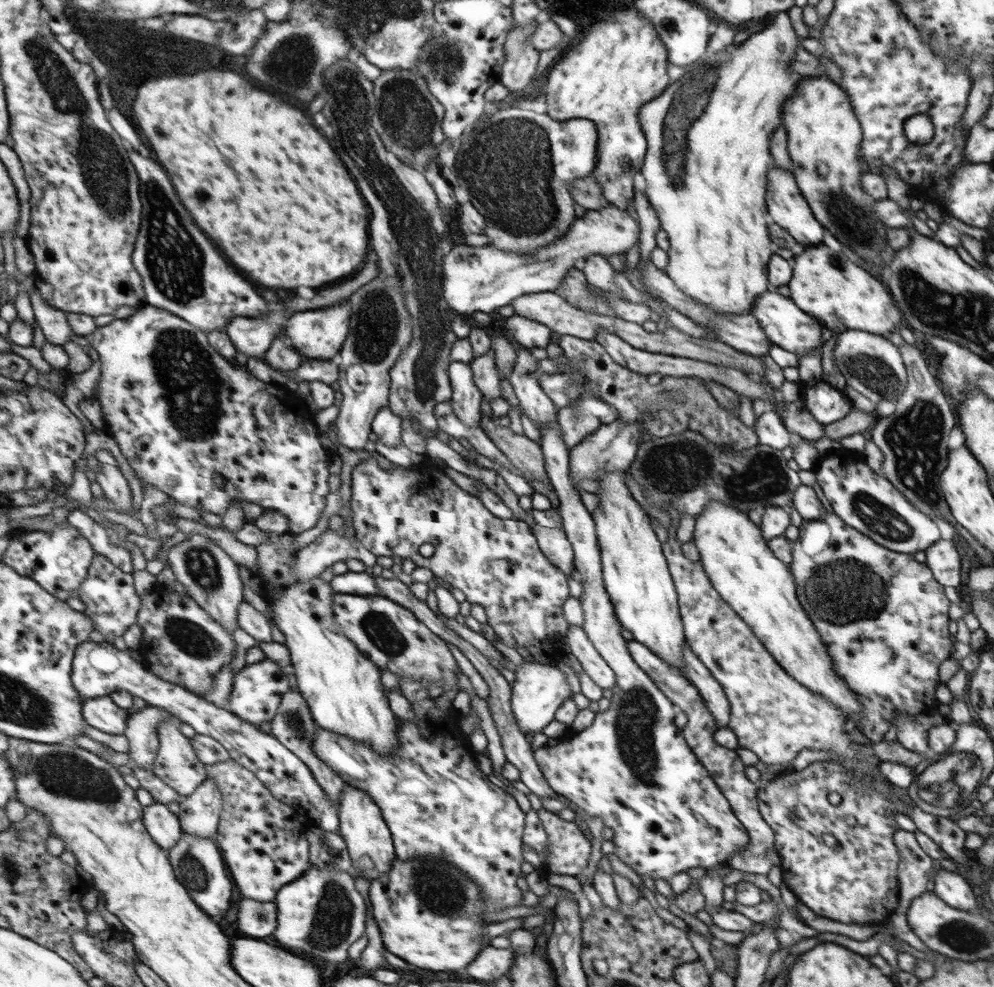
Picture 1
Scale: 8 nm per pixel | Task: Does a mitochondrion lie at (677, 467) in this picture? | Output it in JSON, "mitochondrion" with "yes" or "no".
{"mitochondrion":"yes"}

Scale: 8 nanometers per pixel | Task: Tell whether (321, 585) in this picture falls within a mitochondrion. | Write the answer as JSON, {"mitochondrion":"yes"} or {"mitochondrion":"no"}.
{"mitochondrion":"no"}

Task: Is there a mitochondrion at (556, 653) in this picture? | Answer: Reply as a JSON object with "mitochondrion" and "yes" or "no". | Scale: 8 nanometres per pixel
{"mitochondrion":"no"}

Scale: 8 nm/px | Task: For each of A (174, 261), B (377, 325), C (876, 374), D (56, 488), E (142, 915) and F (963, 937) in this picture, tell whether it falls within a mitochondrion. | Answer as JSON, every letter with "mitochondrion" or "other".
{"A":"mitochondrion","B":"mitochondrion","C":"mitochondrion","D":"other","E":"other","F":"mitochondrion"}

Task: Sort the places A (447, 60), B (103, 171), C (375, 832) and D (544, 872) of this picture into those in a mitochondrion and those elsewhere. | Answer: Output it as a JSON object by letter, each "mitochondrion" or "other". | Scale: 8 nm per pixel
{"A":"mitochondrion","B":"mitochondrion","C":"other","D":"other"}

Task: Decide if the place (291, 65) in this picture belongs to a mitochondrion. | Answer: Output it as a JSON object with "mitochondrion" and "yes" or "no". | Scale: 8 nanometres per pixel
{"mitochondrion":"yes"}

